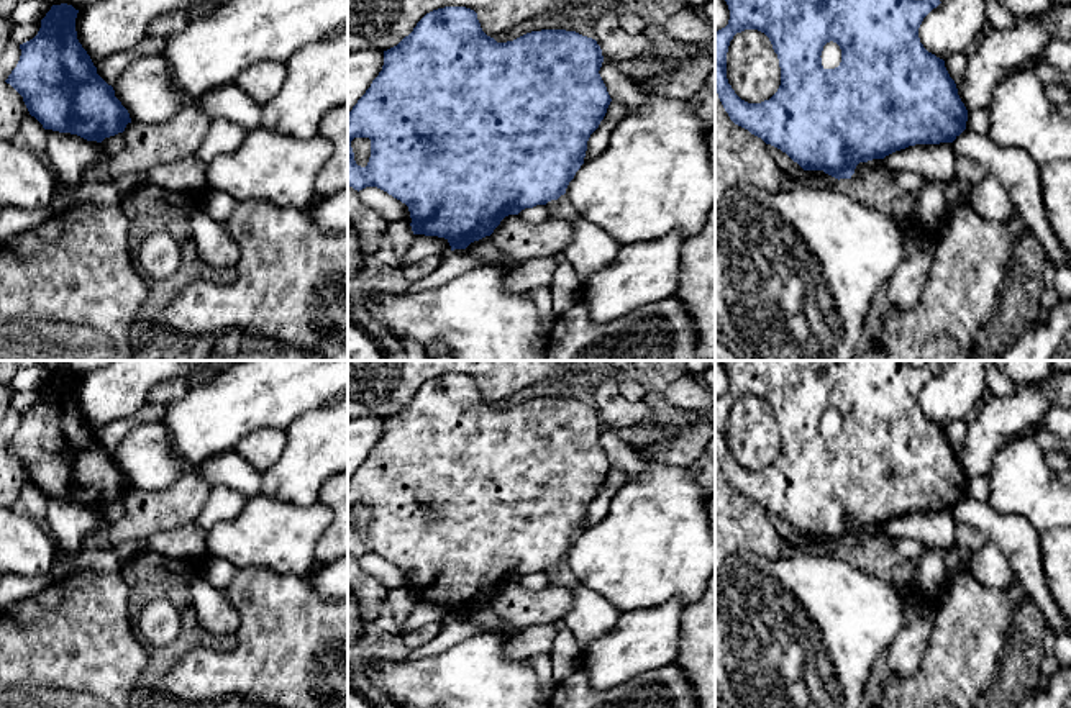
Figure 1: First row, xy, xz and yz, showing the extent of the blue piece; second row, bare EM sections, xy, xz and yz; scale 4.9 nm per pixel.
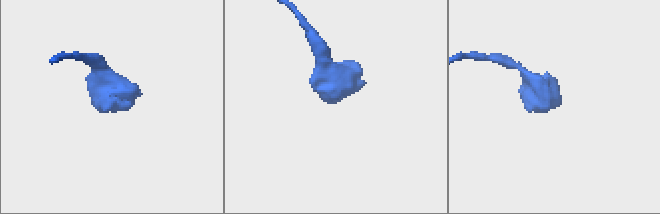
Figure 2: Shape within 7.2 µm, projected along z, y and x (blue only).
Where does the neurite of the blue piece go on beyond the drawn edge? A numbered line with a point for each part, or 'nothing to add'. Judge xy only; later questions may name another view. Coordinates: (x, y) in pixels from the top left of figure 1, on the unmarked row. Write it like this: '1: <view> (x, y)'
nothing to add

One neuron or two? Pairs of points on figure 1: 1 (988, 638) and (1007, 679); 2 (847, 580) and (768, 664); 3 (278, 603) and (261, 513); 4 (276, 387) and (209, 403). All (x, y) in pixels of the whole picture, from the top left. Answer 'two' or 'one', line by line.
1: two
2: one
3: two
4: one

